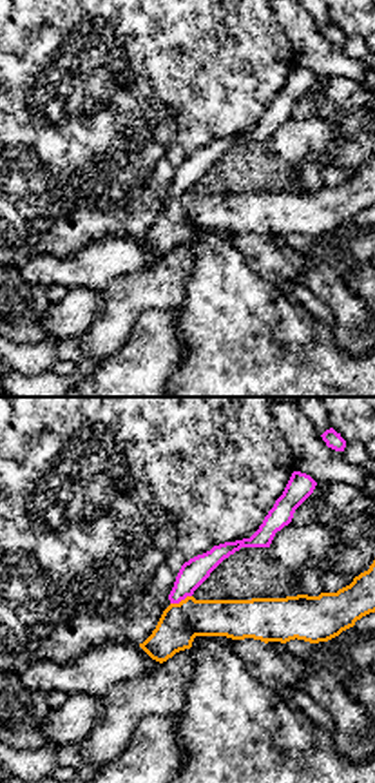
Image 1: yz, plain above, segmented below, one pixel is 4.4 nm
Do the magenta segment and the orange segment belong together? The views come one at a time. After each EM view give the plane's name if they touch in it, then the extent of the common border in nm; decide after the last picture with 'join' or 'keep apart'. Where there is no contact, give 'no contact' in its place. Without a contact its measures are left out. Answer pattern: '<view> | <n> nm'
yz | 100 nm

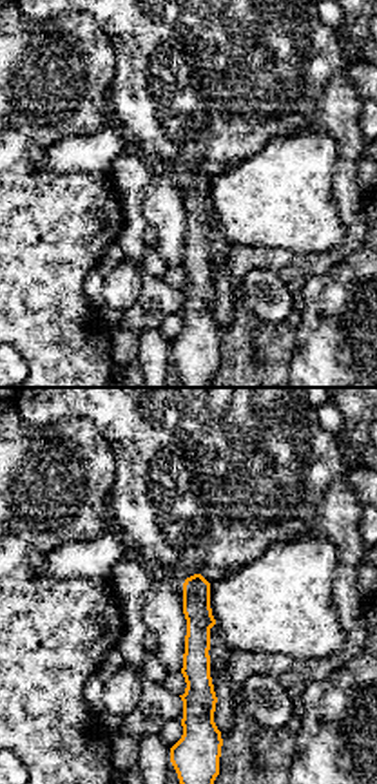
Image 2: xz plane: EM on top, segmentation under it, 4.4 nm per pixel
no contact

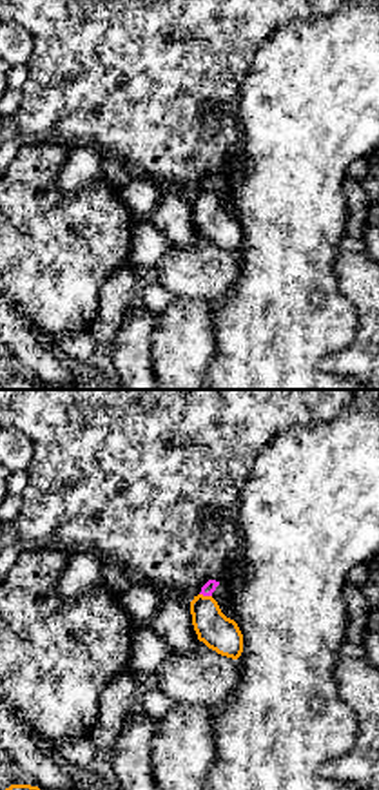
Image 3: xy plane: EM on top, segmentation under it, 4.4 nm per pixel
xy | 60 nm

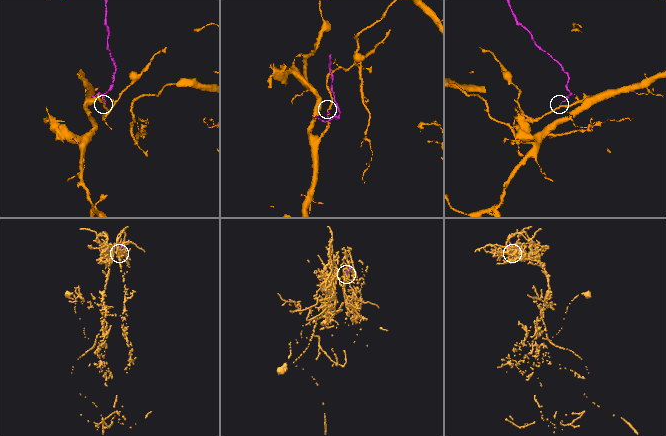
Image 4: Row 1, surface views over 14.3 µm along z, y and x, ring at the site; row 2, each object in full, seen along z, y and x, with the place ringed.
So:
keep apart

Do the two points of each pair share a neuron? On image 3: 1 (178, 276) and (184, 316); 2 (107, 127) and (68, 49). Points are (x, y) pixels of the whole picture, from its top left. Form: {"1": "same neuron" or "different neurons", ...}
{"1": "different neurons", "2": "same neuron"}

